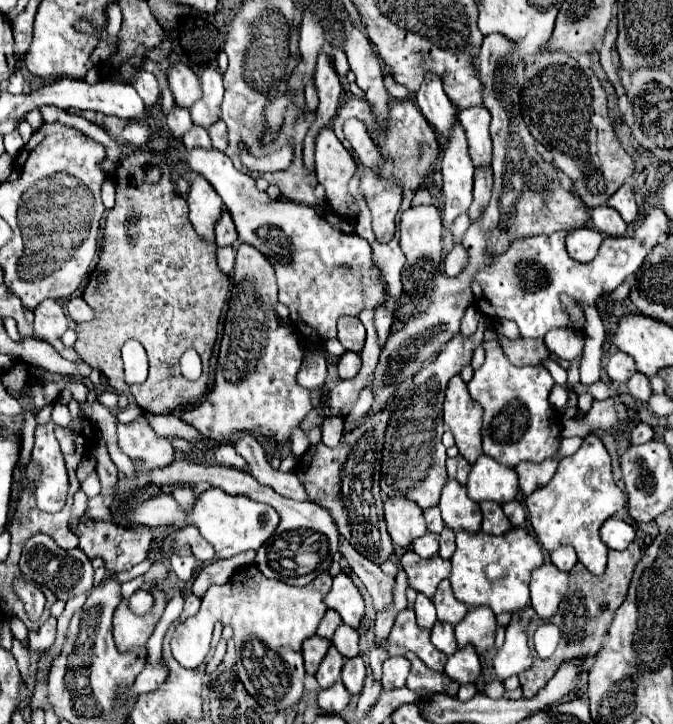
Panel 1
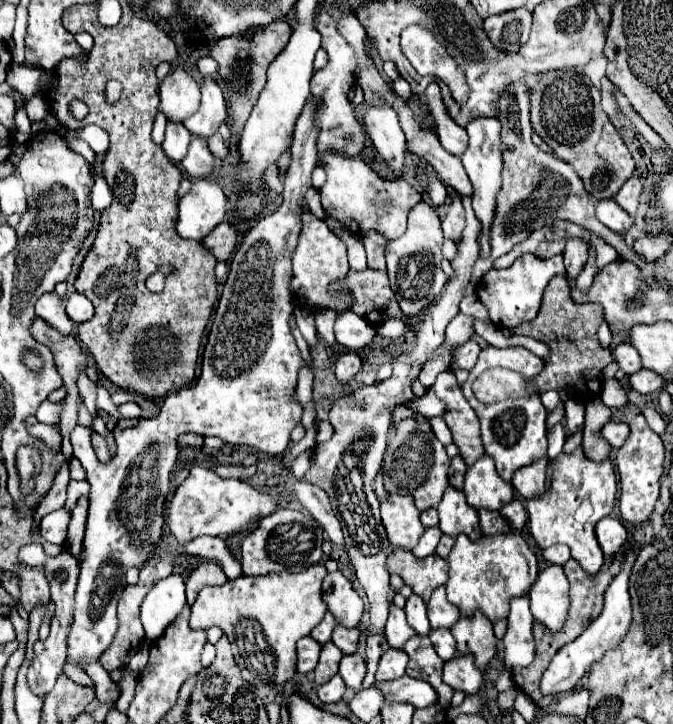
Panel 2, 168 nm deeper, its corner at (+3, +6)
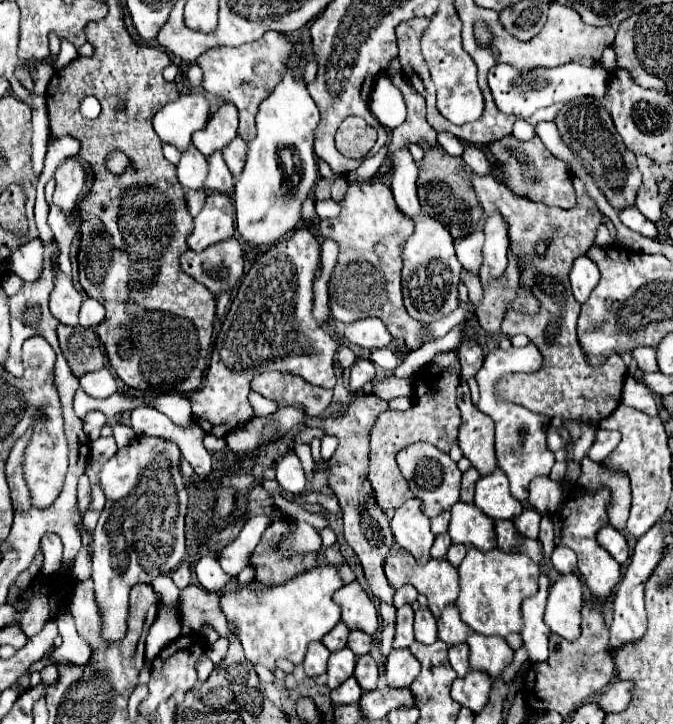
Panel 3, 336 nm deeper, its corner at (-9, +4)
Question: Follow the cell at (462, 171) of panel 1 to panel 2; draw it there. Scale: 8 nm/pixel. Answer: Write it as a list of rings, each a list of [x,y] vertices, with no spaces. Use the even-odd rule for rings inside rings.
[[[454,196],[448,204],[446,216],[442,218],[442,230],[444,230],[444,238],[452,240],[452,242],[460,242],[462,240],[462,230],[466,228],[464,222],[464,208],[462,208],[462,200],[458,196]]]

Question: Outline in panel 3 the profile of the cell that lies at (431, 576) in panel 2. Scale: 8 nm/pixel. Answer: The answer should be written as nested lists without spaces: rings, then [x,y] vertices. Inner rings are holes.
[[[404,552],[404,554],[394,554],[394,556],[388,556],[386,562],[384,562],[384,572],[388,576],[388,582],[394,586],[394,588],[400,588],[404,584],[412,584],[418,594],[424,594],[428,598],[428,608],[432,610],[432,614],[436,618],[440,618],[440,612],[446,604],[454,604],[456,598],[458,598],[458,570],[444,558],[440,560],[428,560],[426,564],[418,564],[412,554]]]

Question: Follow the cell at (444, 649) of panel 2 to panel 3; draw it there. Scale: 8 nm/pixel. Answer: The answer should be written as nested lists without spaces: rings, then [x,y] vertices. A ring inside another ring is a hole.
[[[462,642],[462,644],[456,644],[456,646],[448,646],[448,660],[450,660],[450,666],[462,678],[470,670],[470,664],[468,664],[468,644]]]

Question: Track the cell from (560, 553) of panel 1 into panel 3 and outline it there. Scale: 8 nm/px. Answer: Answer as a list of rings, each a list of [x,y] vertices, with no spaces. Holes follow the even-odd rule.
[[[558,546],[554,548],[554,554],[552,554],[552,564],[558,572],[562,574],[568,574],[568,572],[574,572],[576,570],[576,552],[574,550],[568,550],[566,546]]]

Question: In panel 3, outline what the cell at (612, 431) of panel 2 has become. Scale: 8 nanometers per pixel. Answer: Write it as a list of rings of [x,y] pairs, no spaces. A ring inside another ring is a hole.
[[[598,430],[594,446],[588,450],[588,458],[596,460],[596,462],[604,462],[614,448],[620,444],[620,432],[616,430]]]

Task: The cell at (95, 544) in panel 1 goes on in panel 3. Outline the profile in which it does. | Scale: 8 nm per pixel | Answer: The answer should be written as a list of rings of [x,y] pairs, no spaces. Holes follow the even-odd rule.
[[[44,534],[40,546],[42,546],[42,552],[44,552],[44,568],[42,568],[42,574],[44,576],[52,576],[52,574],[56,574],[60,570],[64,544],[60,542],[60,538],[56,538],[56,534]]]

